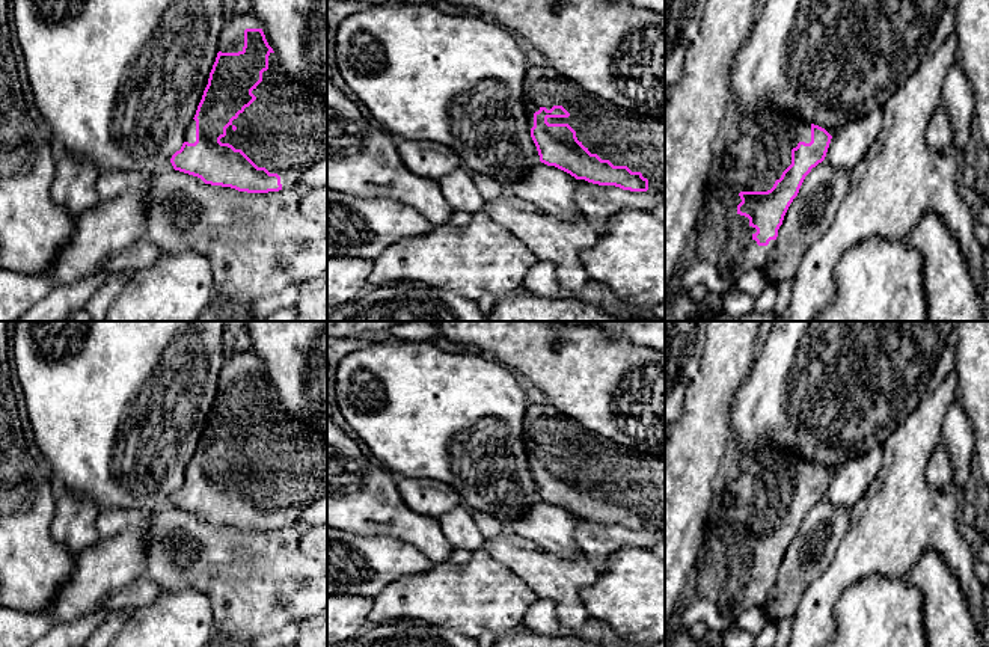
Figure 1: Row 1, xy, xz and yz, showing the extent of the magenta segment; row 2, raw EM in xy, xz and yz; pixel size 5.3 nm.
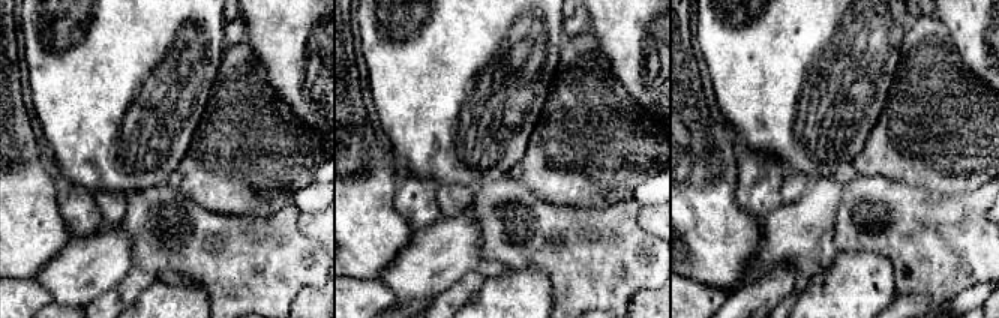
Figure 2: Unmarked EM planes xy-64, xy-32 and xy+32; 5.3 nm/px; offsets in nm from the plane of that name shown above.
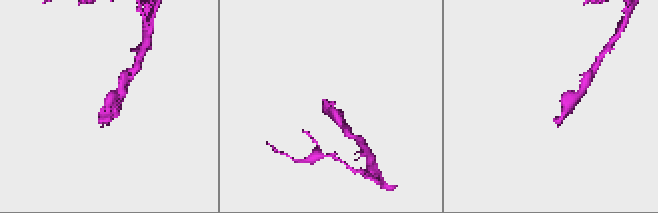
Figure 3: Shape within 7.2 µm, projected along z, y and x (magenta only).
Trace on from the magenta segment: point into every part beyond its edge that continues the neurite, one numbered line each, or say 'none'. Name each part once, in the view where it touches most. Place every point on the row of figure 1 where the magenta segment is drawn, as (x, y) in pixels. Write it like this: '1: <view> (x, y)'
1: xz (623, 137)

